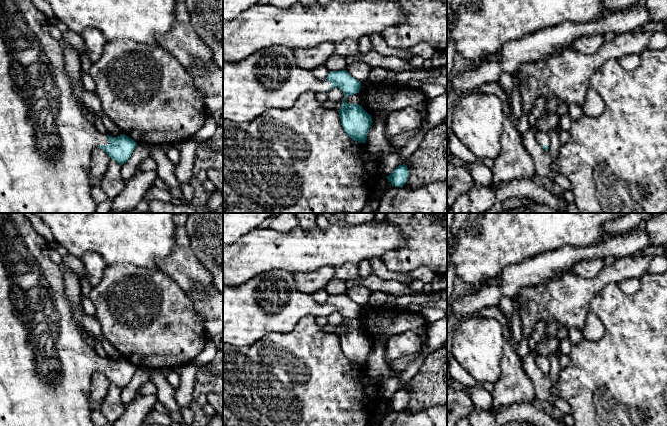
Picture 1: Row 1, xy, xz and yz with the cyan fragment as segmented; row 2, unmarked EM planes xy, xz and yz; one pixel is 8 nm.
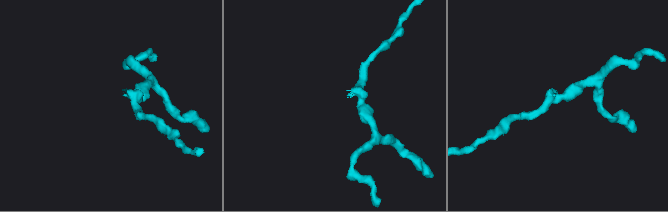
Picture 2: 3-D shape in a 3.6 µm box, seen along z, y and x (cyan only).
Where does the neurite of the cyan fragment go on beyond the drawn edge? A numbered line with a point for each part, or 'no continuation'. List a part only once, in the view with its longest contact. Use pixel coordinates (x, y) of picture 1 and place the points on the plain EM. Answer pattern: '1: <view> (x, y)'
1: xy (46, 365)

